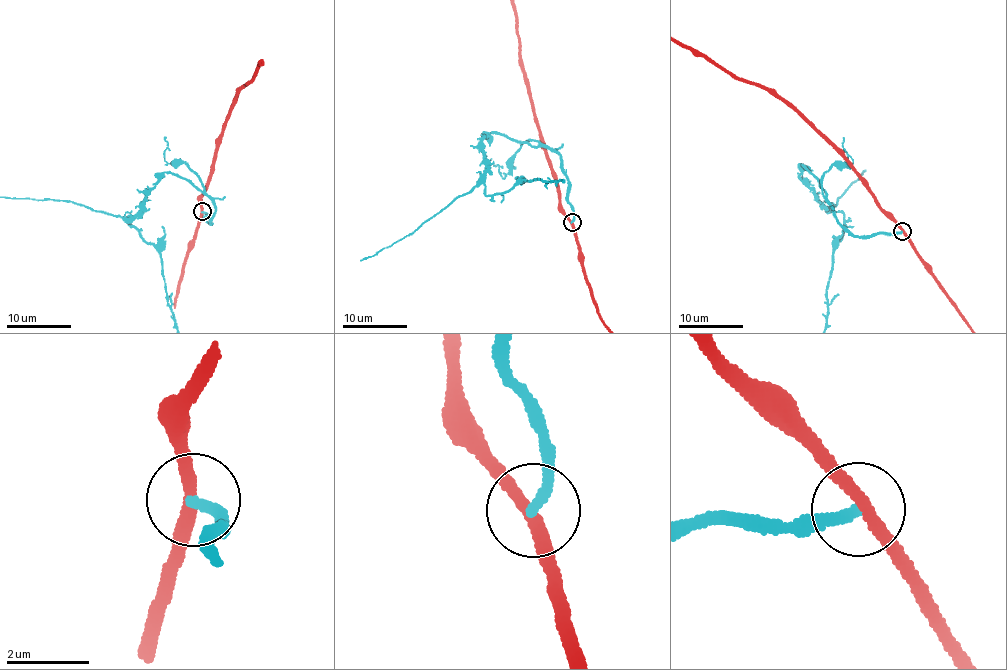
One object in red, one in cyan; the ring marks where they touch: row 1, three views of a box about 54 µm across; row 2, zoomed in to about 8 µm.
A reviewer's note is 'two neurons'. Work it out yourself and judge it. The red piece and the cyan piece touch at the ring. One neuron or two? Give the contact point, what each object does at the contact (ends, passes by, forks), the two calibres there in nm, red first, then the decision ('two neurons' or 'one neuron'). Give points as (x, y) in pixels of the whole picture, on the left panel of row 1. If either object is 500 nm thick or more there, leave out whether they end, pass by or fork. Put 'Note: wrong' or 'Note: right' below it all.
(202, 211) | red passes by | cyan ends | 280/240 nm | two neurons
Note: right

